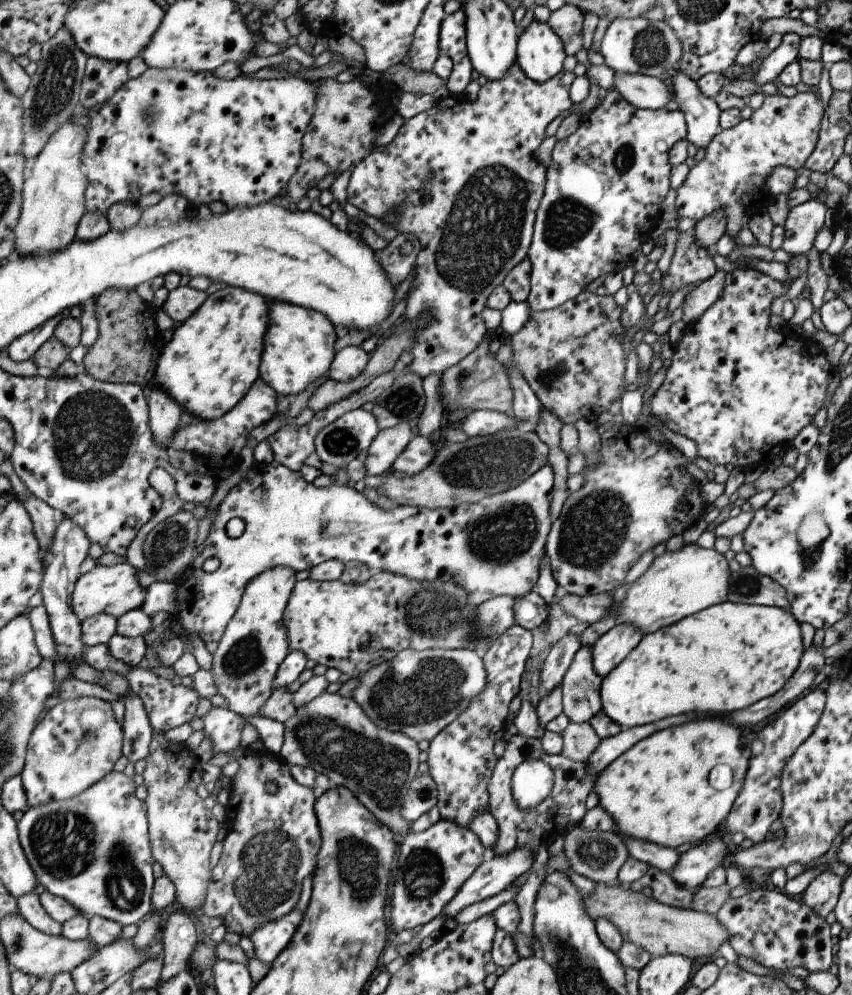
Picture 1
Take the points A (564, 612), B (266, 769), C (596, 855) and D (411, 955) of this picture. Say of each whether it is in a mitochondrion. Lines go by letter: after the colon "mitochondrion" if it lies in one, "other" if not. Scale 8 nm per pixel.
A: other
B: other
C: mitochondrion
D: other

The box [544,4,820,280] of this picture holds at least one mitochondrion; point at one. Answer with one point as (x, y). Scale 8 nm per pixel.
(650, 47)

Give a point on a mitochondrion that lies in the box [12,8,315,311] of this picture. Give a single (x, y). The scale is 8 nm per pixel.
(51, 99)

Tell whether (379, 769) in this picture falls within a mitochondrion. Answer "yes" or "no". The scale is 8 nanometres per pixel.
yes

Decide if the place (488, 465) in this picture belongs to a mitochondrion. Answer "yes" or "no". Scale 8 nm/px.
yes

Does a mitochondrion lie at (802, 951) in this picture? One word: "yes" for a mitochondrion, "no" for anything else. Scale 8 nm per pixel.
no

